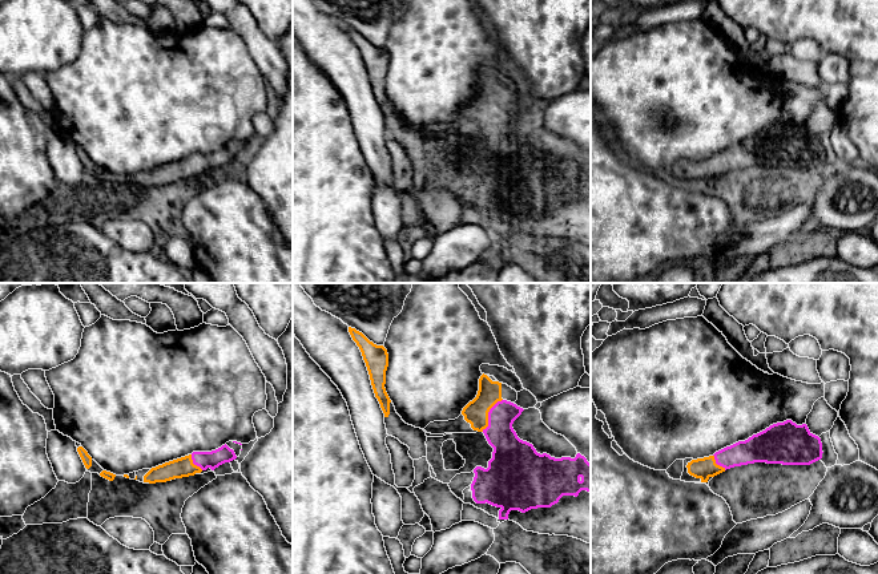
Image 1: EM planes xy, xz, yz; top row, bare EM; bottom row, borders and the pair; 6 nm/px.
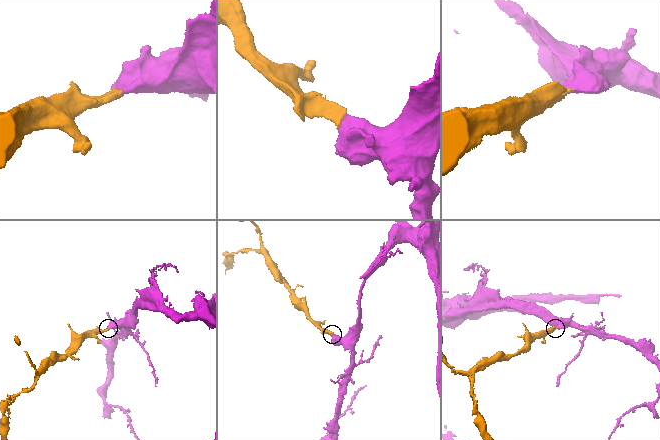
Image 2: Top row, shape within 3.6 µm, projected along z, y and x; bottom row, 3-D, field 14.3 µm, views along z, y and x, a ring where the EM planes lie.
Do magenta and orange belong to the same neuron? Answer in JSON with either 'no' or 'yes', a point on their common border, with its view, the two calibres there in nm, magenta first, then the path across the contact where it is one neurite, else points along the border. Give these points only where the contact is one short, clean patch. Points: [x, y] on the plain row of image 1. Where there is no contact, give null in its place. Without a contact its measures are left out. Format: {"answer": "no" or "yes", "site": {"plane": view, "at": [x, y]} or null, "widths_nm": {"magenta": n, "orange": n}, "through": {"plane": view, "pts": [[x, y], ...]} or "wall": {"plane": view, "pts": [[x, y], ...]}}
{"answer": "yes", "site": {"plane": "xz", "at": [488, 117]}, "widths_nm": {"magenta": 190, "orange": 150}, "through": {"plane": "xz", "pts": [[508, 152], [496, 125], [488, 117], [475, 114]]}}

